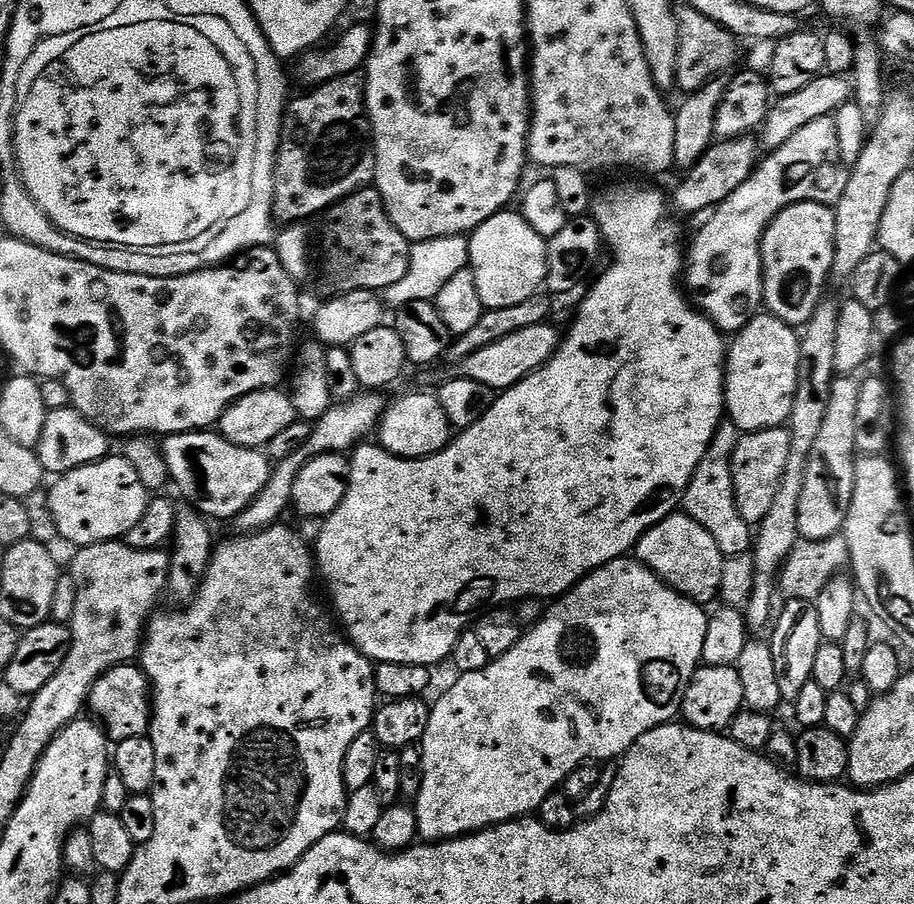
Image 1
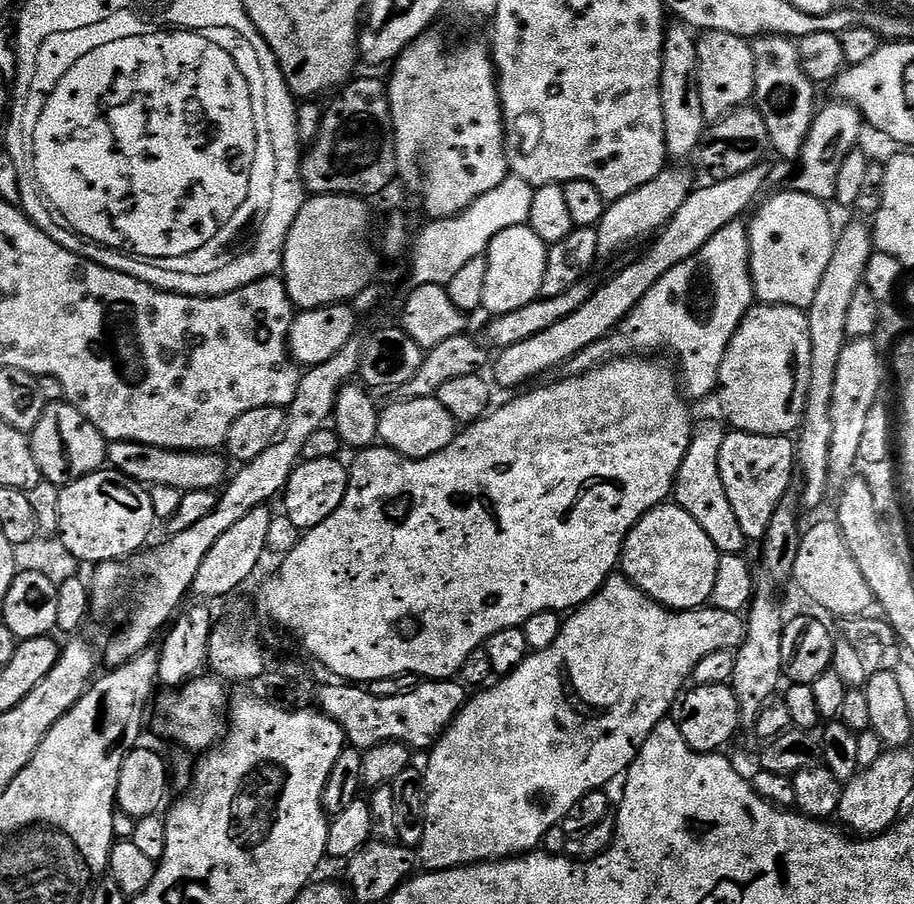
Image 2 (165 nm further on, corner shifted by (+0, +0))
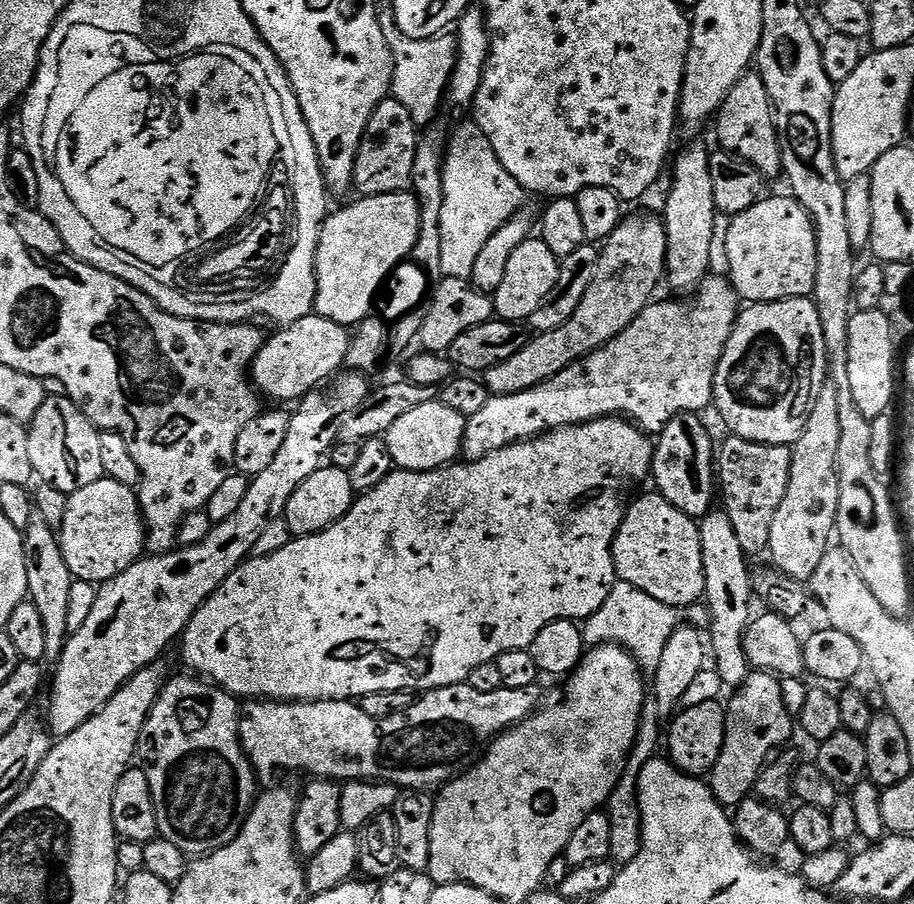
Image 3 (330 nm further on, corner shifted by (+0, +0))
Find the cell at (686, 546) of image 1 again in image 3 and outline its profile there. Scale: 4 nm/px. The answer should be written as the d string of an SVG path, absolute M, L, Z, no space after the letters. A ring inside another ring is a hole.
M655 490L649 492L649 496L640 496L632 505L627 505L624 520L612 543L616 574L620 580L630 582L630 586L650 594L650 598L658 598L658 602L671 608L687 610L699 605L706 596L700 526L693 517L682 514L682 510L670 506L670 502L666 502L666 498L659 492Z

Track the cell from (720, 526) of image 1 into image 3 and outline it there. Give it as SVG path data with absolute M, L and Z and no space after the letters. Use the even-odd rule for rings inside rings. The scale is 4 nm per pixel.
M695 412L670 421L664 431L659 433L652 455L651 479L656 479L655 491L670 502L682 514L693 518L703 518L713 511L712 504L718 500L718 464L714 459L714 444L706 425Z

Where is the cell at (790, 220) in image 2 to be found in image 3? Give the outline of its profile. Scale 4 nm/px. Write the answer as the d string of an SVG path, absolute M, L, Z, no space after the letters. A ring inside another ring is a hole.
M791 195L770 196L761 198L750 210L731 217L729 224L732 225L722 236L724 256L728 259L727 275L737 297L748 304L811 297L816 285L816 227L807 210Z

